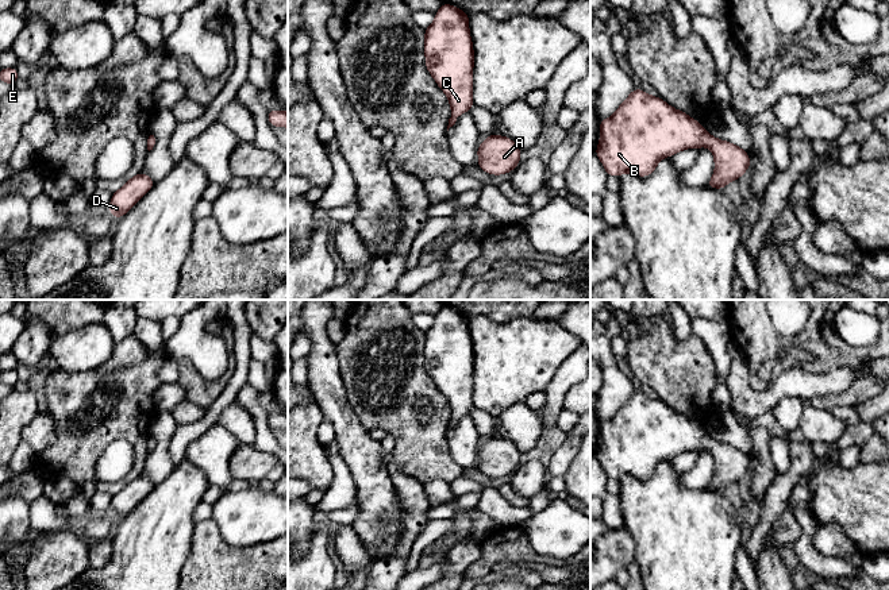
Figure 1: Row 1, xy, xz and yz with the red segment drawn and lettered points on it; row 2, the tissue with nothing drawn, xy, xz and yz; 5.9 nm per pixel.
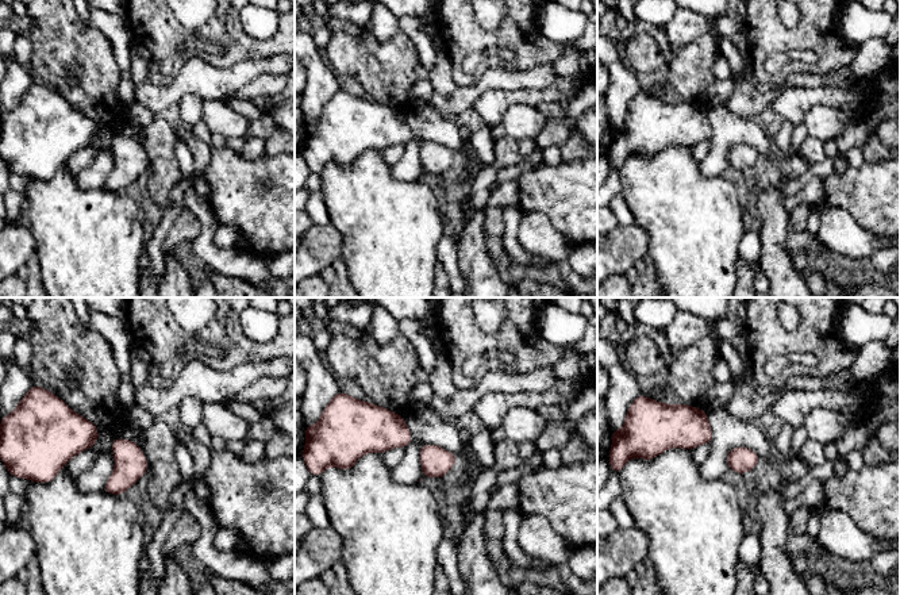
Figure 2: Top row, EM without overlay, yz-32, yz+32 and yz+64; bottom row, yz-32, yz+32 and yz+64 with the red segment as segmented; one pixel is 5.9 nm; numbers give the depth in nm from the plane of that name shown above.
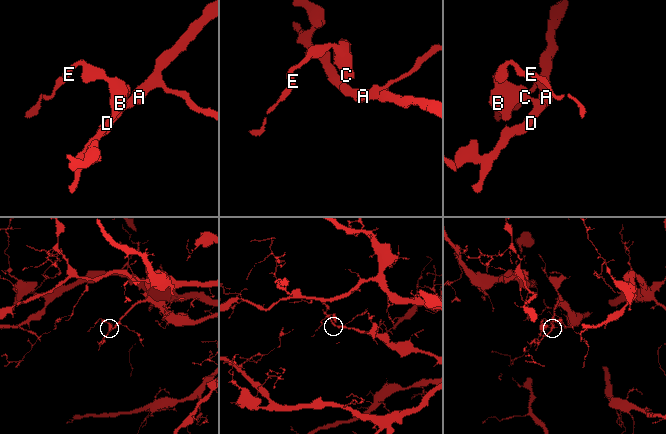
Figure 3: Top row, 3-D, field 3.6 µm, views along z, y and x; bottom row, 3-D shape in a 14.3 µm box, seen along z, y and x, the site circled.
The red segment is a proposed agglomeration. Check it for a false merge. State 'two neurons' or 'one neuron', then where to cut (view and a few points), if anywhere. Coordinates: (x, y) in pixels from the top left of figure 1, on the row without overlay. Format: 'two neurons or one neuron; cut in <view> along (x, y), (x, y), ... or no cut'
one neuron; no cut

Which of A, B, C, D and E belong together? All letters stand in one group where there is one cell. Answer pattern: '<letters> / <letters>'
A B C D E

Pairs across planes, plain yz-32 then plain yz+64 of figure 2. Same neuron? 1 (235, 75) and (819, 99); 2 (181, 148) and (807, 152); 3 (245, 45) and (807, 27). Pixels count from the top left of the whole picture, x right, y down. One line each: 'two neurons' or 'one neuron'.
1: two neurons
2: two neurons
3: one neuron

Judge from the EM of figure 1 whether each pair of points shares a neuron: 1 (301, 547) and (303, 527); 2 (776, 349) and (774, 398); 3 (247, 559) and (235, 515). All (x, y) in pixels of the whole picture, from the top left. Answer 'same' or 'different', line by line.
1: same
2: different
3: different

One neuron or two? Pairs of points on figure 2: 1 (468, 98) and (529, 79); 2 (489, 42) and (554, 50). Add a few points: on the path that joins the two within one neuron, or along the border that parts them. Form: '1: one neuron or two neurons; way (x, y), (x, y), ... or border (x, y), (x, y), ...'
1: one neuron; way (483, 85), (493, 79), (514, 79)
2: one neuron; way (507, 27), (518, 33), (529, 50), (537, 50)

